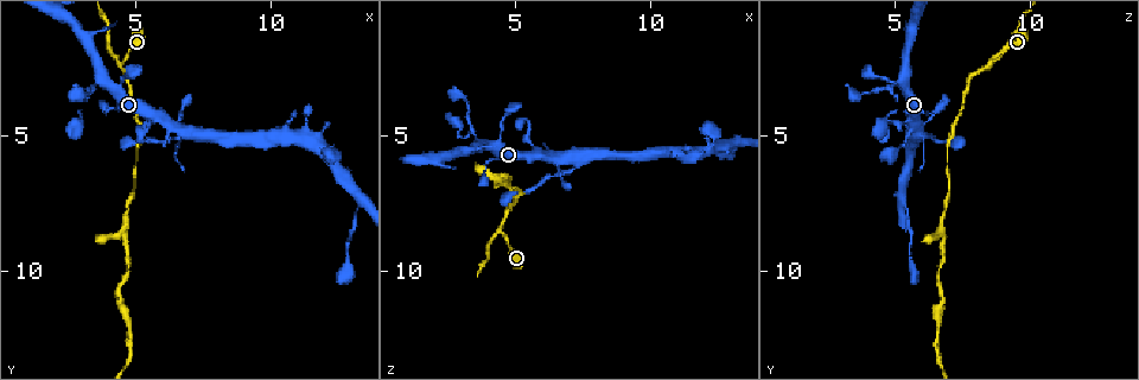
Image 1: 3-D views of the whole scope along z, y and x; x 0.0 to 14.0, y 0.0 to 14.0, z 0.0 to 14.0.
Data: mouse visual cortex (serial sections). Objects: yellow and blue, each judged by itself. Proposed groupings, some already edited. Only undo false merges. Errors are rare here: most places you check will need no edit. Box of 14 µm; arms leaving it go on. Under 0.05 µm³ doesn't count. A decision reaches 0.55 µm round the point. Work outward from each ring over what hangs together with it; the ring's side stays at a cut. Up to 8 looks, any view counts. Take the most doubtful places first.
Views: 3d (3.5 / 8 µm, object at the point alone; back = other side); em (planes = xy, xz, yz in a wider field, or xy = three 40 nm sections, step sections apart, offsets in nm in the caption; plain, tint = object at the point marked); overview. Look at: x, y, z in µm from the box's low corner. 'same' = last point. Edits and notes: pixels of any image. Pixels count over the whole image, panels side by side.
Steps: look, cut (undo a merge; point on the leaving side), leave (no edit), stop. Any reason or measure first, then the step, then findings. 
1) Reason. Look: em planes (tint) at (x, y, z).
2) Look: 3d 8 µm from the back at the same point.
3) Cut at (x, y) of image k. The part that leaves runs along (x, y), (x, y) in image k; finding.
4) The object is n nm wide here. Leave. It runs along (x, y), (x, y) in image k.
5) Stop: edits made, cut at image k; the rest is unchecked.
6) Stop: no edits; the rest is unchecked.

Three arms meet. Look: 3d 3.5 µm at (4.4, 2.4, 8.5).

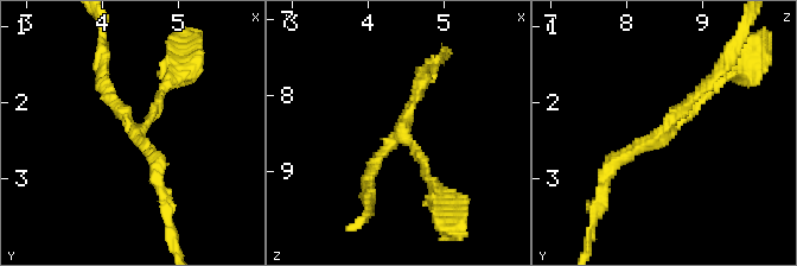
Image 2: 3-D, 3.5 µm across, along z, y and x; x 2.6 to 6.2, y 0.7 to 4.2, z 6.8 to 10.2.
3 arms meet here; the arms are 150, 150, 200 nm wide. Look: em xy step 3 (tint) at (4.50, 2.40, 8.55).

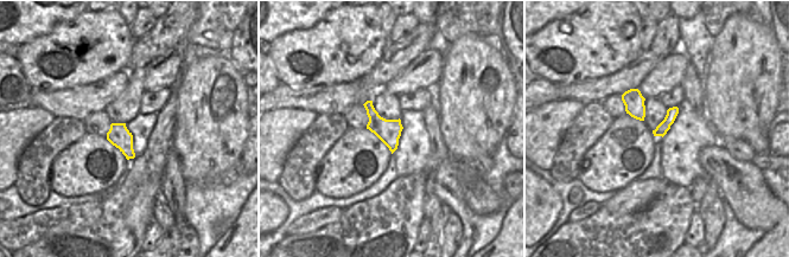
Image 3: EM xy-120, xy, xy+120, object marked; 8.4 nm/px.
Leave. It runs along (719, 80), (697, 109), (609, 171) in image 2; all the same cell.

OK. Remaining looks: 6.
A fork. Look: 3d 3.5 µm at (7.2, 5.0, 6.0).

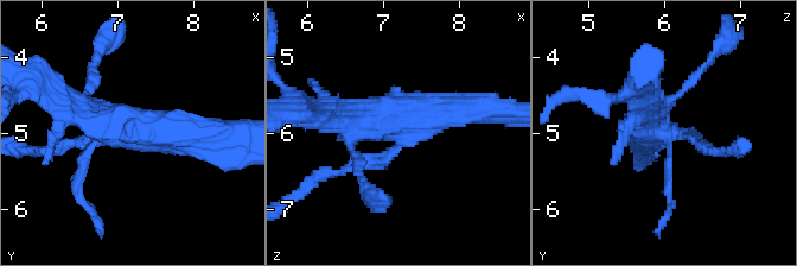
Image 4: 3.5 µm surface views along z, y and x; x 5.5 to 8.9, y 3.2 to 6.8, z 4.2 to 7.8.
Need the tissue. Look: em xy step 1 (plain) at (7.25, 5.00, 6.00).

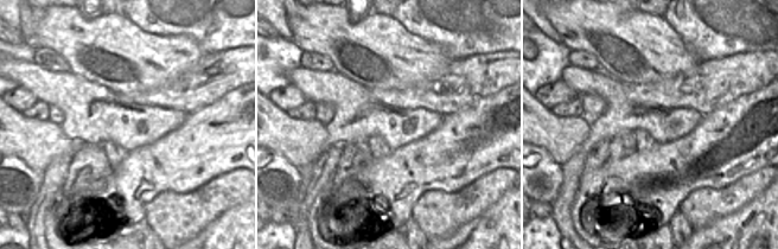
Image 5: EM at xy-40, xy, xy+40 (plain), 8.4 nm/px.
With the object marked. Look: em xy step 1 (tint) at the same point.

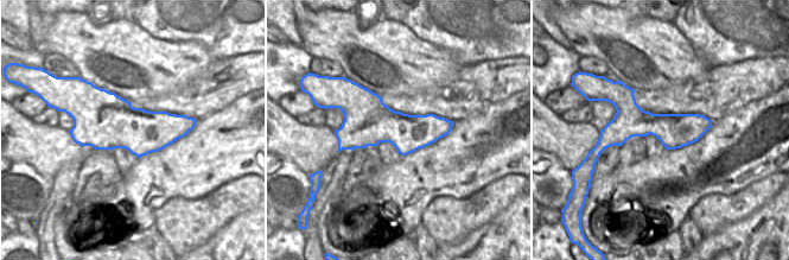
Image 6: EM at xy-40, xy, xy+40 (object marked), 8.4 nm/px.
Leave. It runs along (708, 122), (624, 125), (603, 140) in image 6; continuous, no second cell.

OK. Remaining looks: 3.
Two arms in line, one across. Look: 3d 3.5 µm at (4.6, 8.4, 6.7).

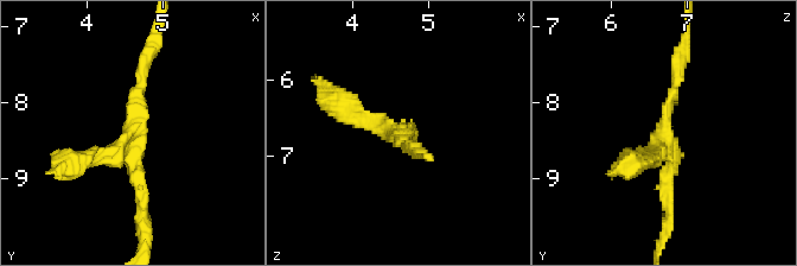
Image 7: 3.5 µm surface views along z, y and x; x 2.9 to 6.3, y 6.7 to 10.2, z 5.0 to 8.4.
3 arms meet here; the arms are 150, 150, 200 nm wide. Look: em xy step 2 (tint) at (4.55, 8.45, 6.75).

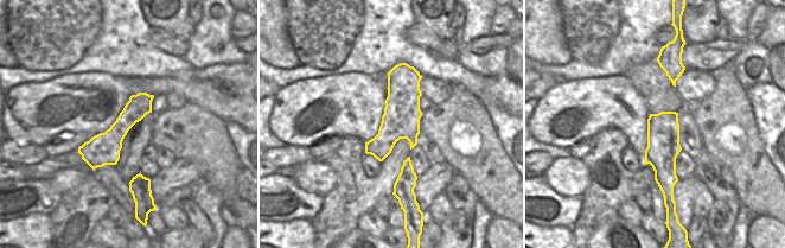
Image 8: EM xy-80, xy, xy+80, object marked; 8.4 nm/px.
Leave. It runs along (678, 62), (664, 124), (670, 211) in image 7; all the same cell.

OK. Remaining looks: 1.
Stop: no edits; the rest is unchecked.

